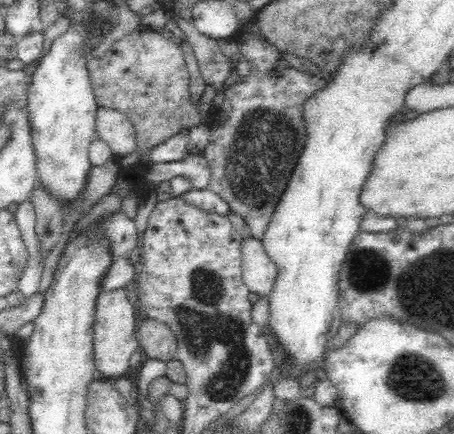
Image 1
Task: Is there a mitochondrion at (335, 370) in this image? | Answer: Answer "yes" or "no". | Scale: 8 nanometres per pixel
no

